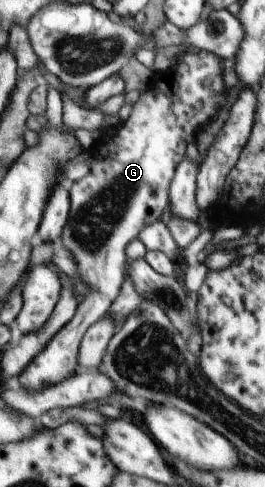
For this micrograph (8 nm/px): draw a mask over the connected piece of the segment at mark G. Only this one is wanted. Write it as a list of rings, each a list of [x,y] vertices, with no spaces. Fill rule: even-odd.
[[[189,45],[184,53],[185,57],[179,57],[168,69],[179,70],[181,74],[181,98],[173,94],[170,82],[164,74],[155,75],[152,85],[142,92],[136,102],[132,104],[129,117],[119,123],[115,136],[111,142],[106,143],[101,155],[94,155],[87,174],[79,180],[67,185],[68,197],[71,199],[71,211],[59,236],[59,244],[72,252],[76,260],[76,274],[73,280],[79,280],[87,287],[85,295],[77,294],[77,306],[73,316],[49,339],[43,350],[36,354],[31,362],[19,373],[19,387],[28,393],[36,393],[45,387],[56,385],[68,379],[76,373],[77,353],[84,333],[95,321],[108,312],[109,306],[116,300],[120,292],[121,283],[125,279],[125,267],[127,265],[125,247],[128,242],[138,238],[140,230],[159,220],[161,212],[167,206],[167,188],[169,180],[175,176],[177,163],[184,158],[185,146],[193,140],[195,128],[205,126],[211,118],[217,116],[219,108],[223,108],[227,100],[227,88],[223,86],[221,72],[230,61],[222,59],[215,53]]]

